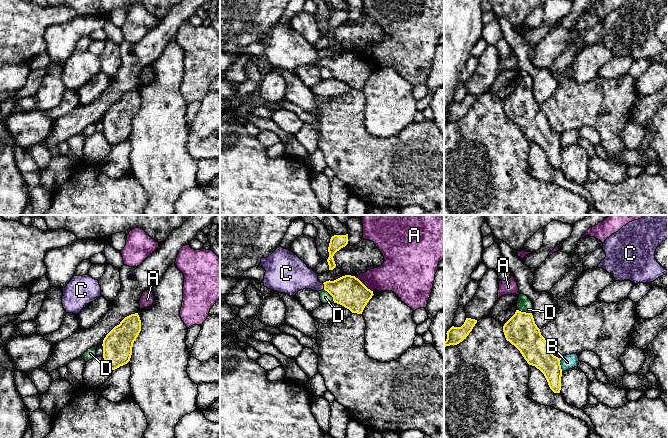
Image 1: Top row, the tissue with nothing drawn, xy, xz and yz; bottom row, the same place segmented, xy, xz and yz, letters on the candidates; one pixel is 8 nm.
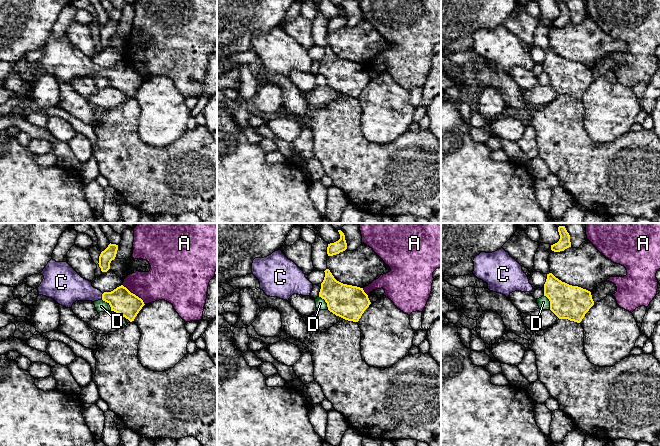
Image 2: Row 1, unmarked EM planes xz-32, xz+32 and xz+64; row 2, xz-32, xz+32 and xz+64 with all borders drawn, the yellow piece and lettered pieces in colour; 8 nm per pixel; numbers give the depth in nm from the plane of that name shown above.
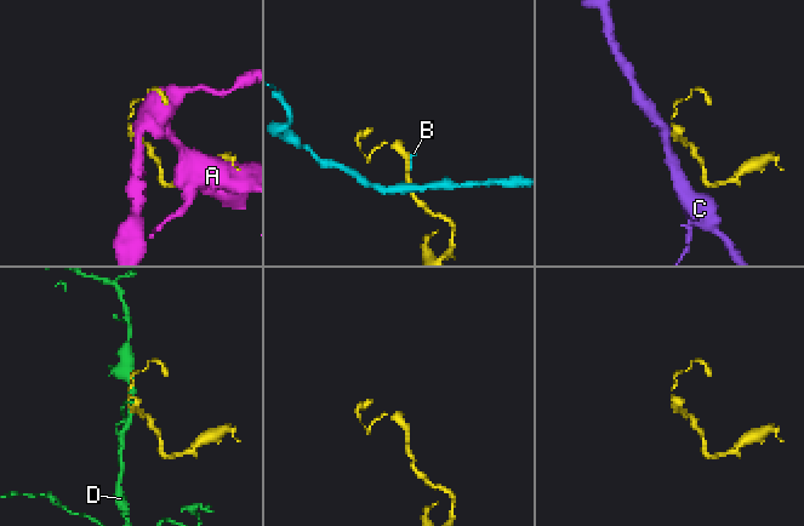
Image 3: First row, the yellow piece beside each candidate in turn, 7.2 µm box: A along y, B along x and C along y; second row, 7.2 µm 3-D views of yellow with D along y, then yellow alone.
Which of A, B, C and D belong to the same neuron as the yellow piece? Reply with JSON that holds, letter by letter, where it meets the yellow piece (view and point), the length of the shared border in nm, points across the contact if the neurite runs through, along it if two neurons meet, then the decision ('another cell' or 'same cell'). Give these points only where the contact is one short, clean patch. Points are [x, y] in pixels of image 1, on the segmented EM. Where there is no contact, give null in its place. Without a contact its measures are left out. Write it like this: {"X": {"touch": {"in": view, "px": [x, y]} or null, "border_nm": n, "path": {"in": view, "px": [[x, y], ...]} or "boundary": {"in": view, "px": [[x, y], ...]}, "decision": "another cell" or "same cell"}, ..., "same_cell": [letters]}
{"A": {"touch": {"in": "xz", "px": [362, 283]}, "border_nm": 200, "decision": "another cell"}, "B": {"touch": {"in": "yz", "px": [560, 365]}, "border_nm": 110, "decision": "another cell"}, "C": {"touch": {"in": "xz", "px": [324, 286]}, "border_nm": 60, "path": {"in": "xz", "px": [[348, 291], [324, 286], [295, 275]]}, "decision": "same cell"}, "D": {"touch": {"in": "yz", "px": [524, 312]}, "border_nm": 120, "boundary": {"in": "yz", "px": [[517, 309], [531, 313]]}, "decision": "another cell"}, "same_cell": ["C"]}

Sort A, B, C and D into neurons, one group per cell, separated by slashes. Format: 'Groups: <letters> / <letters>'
Groups: A / B / C / D

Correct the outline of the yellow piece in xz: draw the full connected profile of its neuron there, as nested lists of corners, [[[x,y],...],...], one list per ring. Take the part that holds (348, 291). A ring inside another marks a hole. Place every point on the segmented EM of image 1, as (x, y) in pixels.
[[[280,245],[267,258],[262,258],[260,266],[265,269],[264,286],[290,296],[303,289],[327,291],[334,303],[349,309],[352,313],[362,314],[372,298],[373,291],[368,289],[358,278],[342,276],[334,281],[320,283],[318,274],[309,269],[297,255]]]

